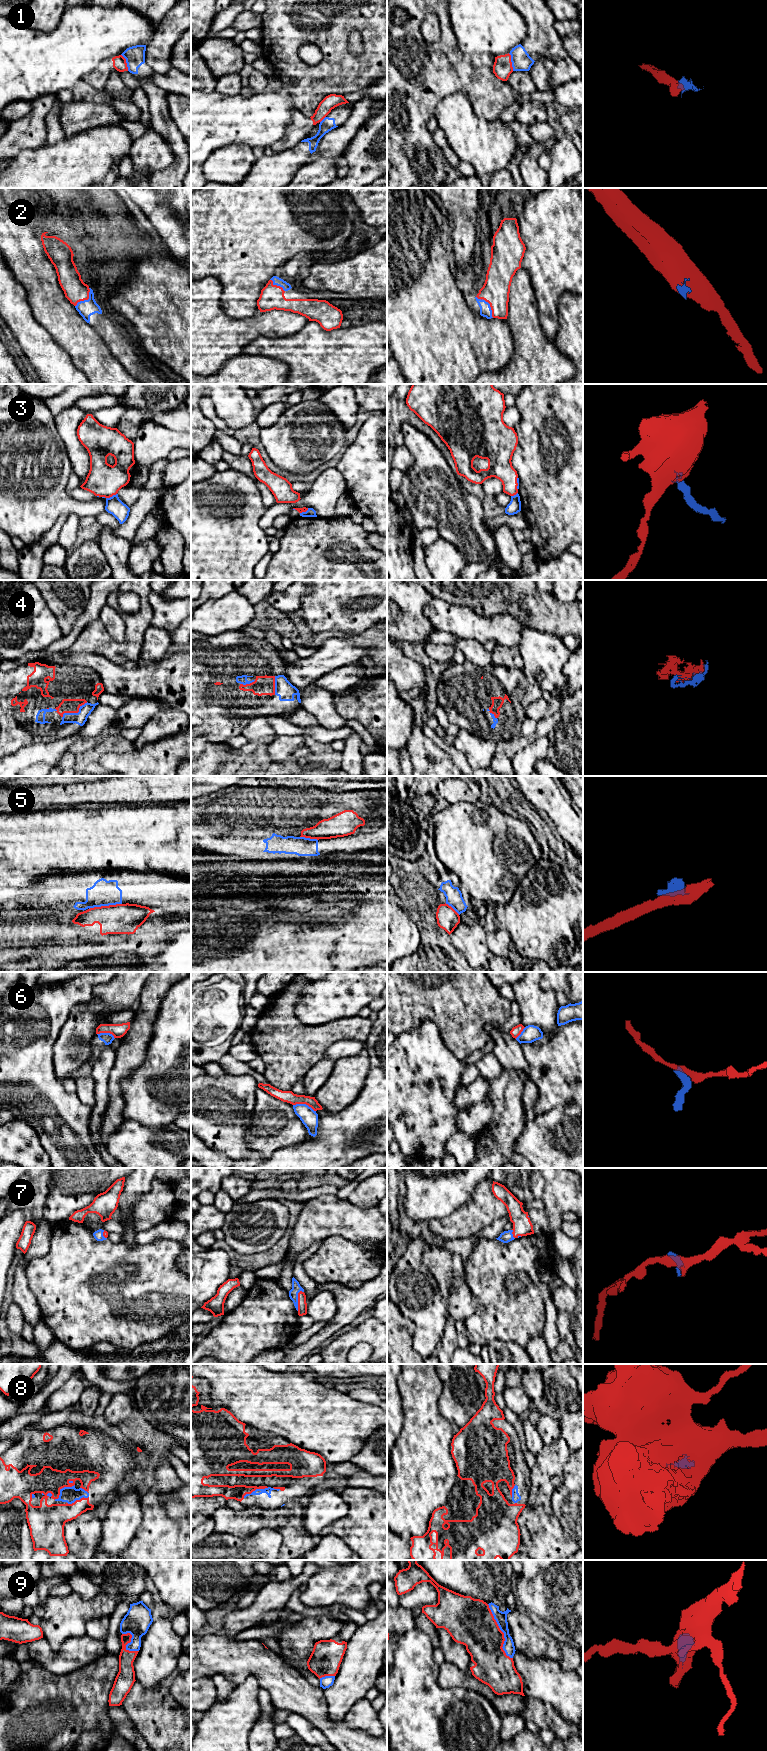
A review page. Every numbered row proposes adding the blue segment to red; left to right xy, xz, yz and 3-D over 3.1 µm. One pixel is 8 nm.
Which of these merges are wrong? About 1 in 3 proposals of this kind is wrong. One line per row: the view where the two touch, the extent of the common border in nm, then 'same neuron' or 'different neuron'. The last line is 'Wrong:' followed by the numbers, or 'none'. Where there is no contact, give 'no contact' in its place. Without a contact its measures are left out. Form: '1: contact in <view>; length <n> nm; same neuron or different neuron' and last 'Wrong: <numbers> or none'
1: contact in yz; length 150 nm; different neuron
2: contact in yz; length 220 nm; same neuron
3: contact in xy; length 120 nm; different neuron
4: contact in xy; length 240 nm; same neuron
5: contact in xy; length 260 nm; different neuron
6: contact in xz; length 190 nm; different neuron
7: contact in xz; length 170 nm; same neuron
8: contact in xy; length 200 nm; same neuron
9: contact in yz; length 480 nm; same neuron
Wrong: 1, 3, 5, 6

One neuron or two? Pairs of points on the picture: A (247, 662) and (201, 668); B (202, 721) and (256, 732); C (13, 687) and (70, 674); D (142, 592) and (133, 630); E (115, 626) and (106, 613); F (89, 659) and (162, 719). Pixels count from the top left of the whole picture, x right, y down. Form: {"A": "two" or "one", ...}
{"A": "one", "B": "two", "C": "one", "D": "one", "E": "one", "F": "two"}

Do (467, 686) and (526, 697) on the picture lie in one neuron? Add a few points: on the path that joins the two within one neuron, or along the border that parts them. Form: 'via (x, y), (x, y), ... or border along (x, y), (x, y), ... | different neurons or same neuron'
via (482, 689), (490, 686), (511, 686) | same neuron

